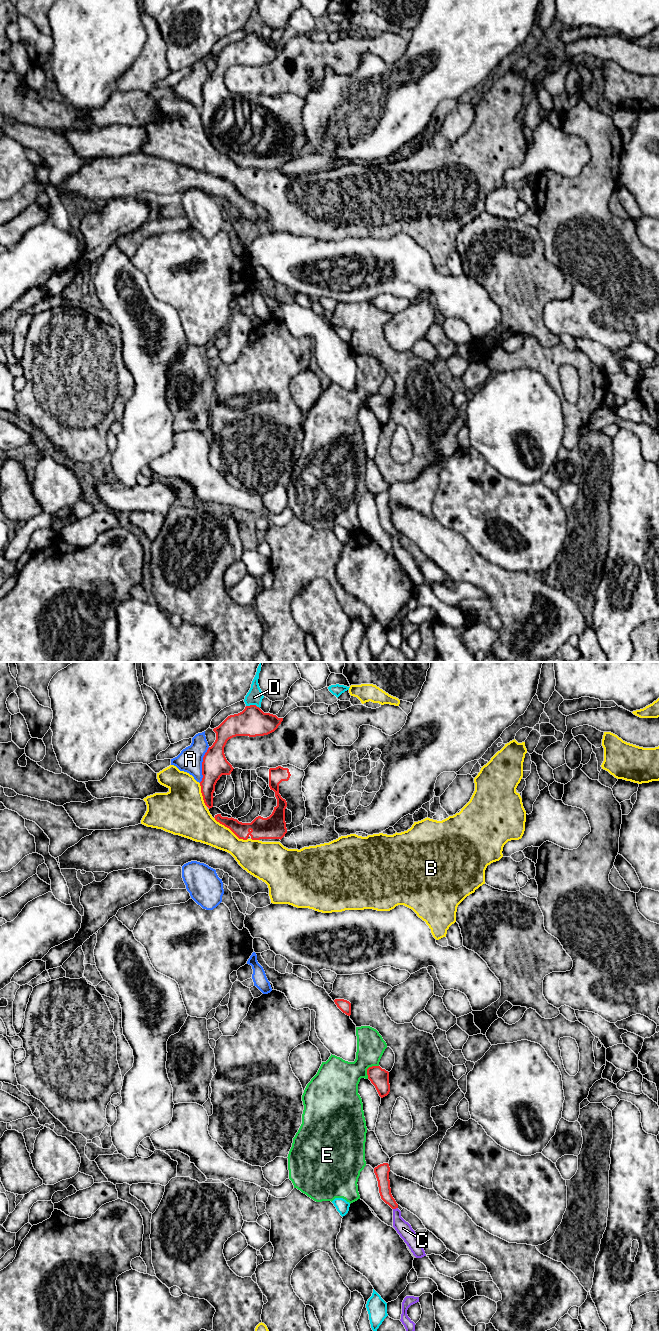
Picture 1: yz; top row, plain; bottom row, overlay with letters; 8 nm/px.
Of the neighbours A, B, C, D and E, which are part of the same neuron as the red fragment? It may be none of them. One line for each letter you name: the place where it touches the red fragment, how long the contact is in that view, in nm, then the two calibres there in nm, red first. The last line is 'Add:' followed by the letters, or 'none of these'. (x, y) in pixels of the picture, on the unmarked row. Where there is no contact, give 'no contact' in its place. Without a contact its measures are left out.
C: meets red in yz at (395, 536); contact 40 nm long; 100 nm thick on the red side, 120 nm on the other
Add: C

